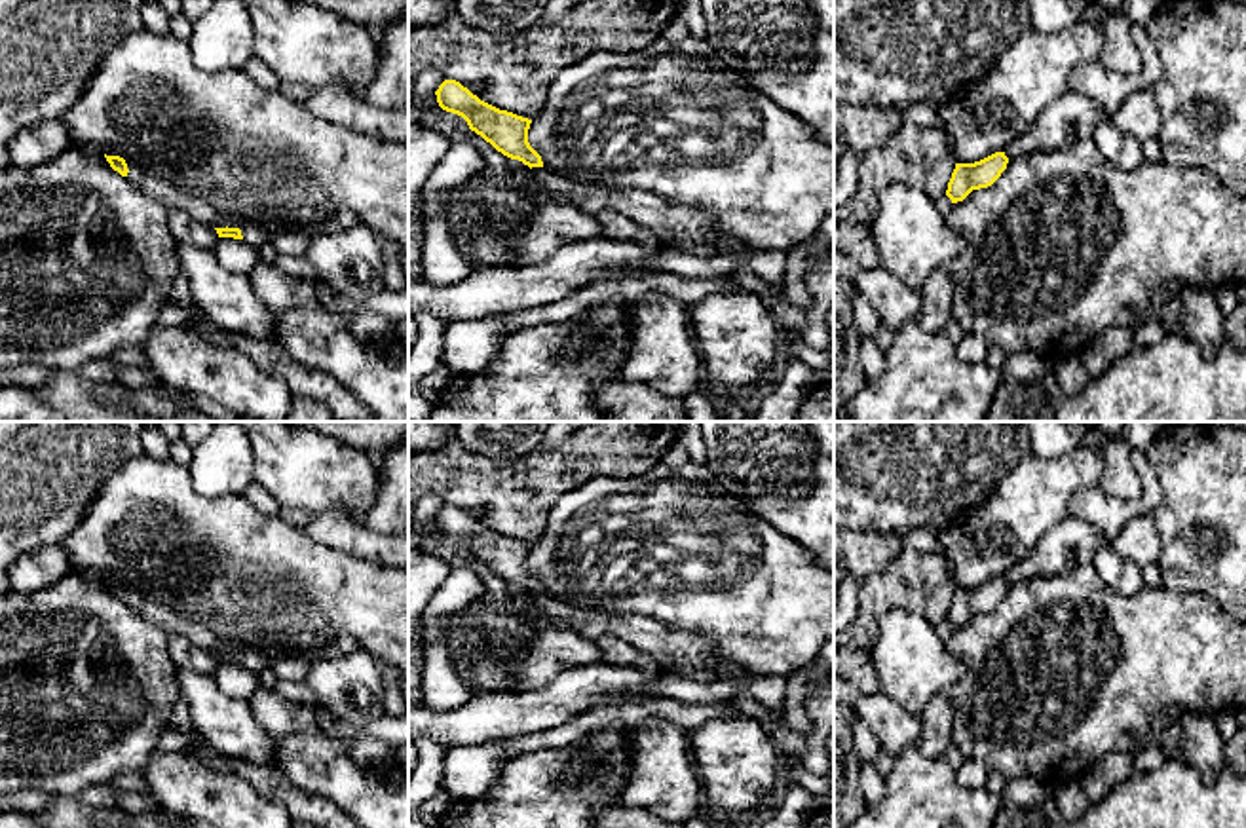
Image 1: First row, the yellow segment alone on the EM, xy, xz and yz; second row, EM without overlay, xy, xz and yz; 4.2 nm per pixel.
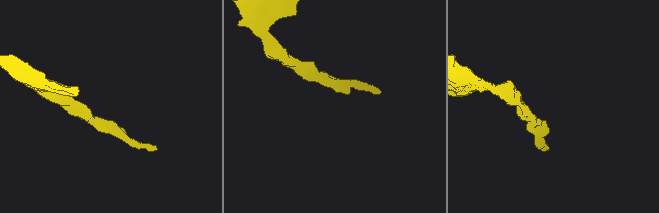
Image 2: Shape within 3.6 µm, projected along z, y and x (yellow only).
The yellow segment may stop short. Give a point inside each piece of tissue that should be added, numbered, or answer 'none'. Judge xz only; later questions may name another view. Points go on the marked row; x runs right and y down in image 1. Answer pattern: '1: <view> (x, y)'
none

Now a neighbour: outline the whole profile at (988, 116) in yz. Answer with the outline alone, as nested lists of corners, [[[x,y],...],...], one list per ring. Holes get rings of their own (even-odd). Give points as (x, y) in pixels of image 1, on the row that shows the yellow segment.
[[[1094,21],[1020,34],[984,78],[936,104],[955,161],[974,163],[1005,152],[1054,99],[1069,91],[1073,70],[1098,61],[1102,49],[1104,30]]]

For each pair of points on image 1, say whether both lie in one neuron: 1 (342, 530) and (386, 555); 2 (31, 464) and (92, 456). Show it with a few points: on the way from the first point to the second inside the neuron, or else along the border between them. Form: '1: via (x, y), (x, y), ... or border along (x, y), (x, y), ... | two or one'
1: via (354, 536), (375, 545) | one
2: via (46, 464), (59, 464), (67, 456), (76, 456) | one

